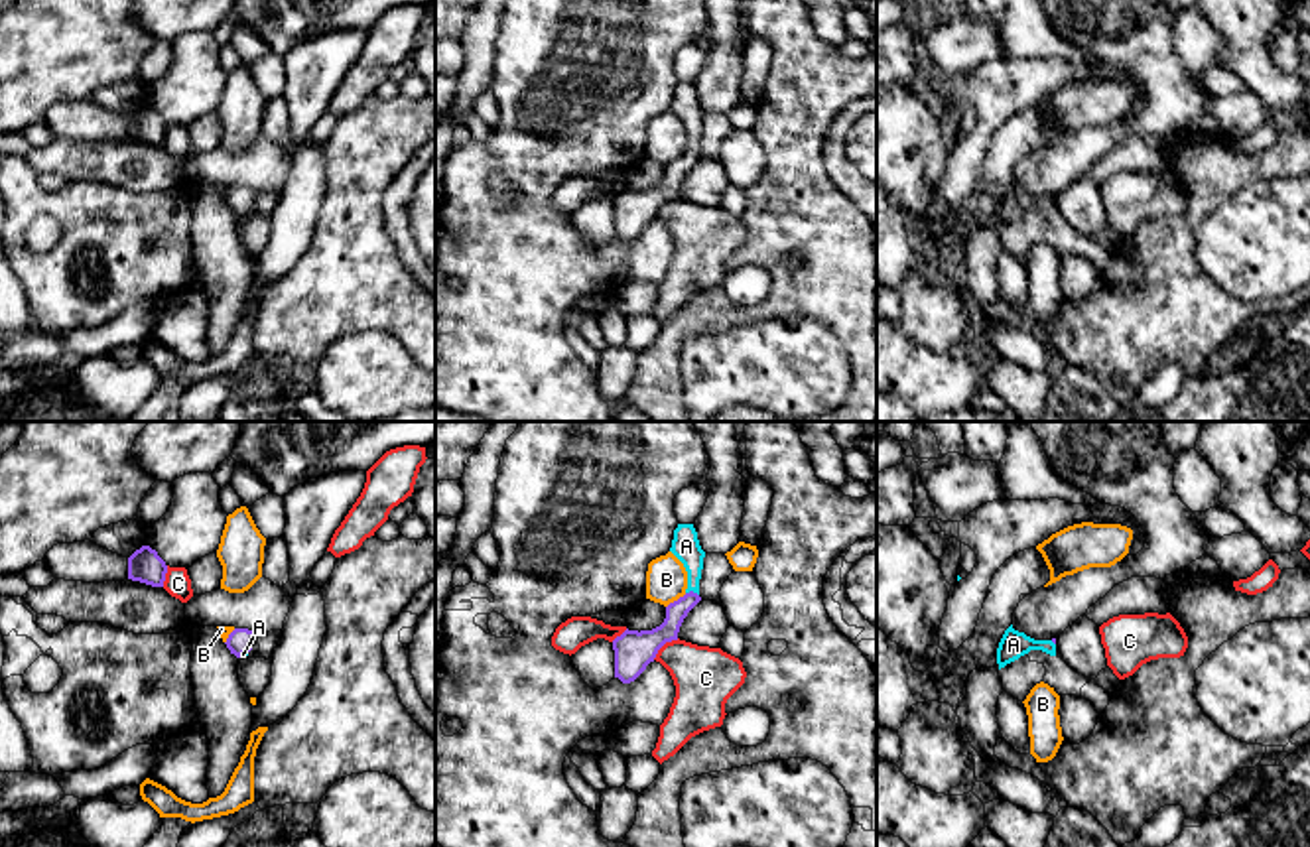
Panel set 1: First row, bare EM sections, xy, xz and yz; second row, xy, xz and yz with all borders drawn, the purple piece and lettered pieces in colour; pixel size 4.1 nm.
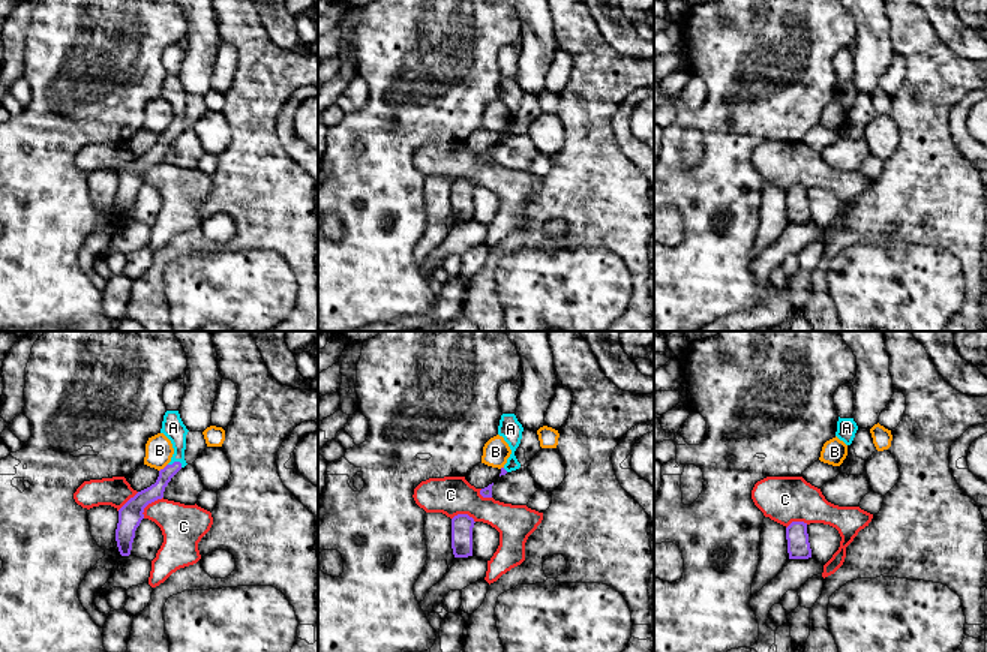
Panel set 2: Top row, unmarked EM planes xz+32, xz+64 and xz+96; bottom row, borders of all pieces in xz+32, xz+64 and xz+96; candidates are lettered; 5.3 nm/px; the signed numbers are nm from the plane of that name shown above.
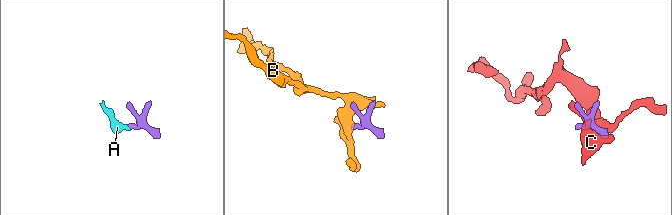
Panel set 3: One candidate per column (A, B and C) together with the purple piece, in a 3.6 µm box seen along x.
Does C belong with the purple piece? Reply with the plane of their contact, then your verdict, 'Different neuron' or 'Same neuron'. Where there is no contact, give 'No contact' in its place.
Touches purple in xz. Different neuron

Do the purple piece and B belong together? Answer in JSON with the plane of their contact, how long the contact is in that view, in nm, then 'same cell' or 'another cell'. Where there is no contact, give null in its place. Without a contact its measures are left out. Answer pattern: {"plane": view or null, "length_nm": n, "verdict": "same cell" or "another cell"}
{"plane": "xz", "length_nm": 110, "verdict": "another cell"}

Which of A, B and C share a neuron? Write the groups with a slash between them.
A / B / C

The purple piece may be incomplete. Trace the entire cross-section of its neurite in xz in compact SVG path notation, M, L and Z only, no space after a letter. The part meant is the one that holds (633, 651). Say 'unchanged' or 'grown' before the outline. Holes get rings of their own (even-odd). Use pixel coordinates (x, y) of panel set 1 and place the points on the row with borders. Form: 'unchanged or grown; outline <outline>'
grown; outline M678 524L670 552L684 563L688 571L686 595L666 607L666 619L652 630L624 630L613 640L615 678L622 684L634 682L658 650L672 640L678 640L680 626L688 613L701 601L699 579L705 552L699 546L693 524Z

